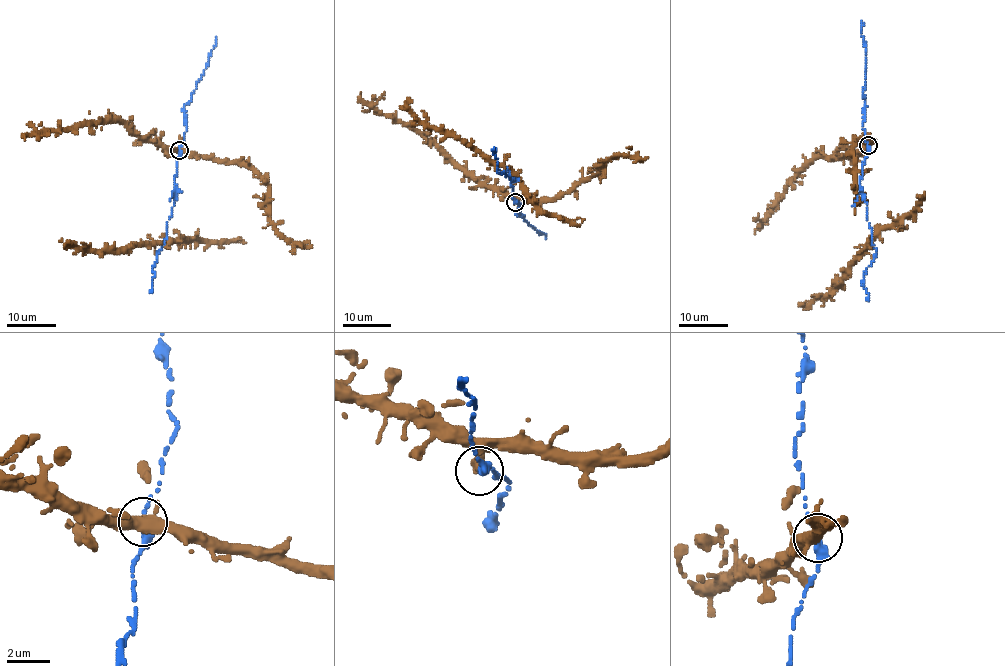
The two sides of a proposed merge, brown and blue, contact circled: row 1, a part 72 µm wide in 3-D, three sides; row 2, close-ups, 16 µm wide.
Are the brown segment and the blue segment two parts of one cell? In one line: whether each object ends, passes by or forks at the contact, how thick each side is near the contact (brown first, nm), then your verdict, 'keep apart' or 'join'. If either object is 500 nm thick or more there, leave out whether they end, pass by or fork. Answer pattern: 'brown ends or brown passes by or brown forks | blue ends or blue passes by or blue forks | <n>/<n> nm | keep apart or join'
brown ends | blue passes by | 280/300 nm | join

